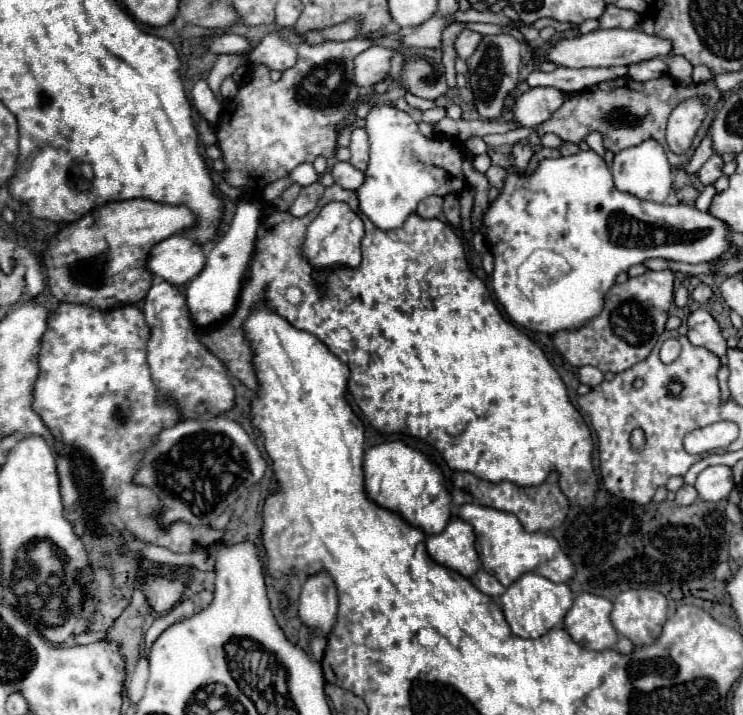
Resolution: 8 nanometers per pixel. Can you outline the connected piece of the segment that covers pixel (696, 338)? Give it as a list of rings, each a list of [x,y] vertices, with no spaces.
[[[698,308],[688,316],[688,340],[694,346],[702,346],[716,354],[718,358],[726,354],[726,340],[720,334],[718,322],[710,316],[708,310]]]

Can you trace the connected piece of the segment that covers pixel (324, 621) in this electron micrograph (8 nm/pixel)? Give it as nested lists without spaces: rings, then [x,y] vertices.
[[[328,572],[310,574],[302,586],[298,600],[300,620],[310,630],[328,636],[332,624],[336,622],[336,608],[338,608],[338,594],[332,576]]]

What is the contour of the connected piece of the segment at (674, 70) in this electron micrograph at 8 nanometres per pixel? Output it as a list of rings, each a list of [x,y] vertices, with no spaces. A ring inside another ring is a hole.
[[[670,56],[668,68],[670,68],[670,76],[676,78],[682,86],[694,84],[692,82],[692,64],[684,56]]]

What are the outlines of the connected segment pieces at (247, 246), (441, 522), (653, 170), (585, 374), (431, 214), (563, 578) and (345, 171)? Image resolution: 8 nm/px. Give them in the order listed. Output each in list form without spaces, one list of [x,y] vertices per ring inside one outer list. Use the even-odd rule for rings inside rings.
[[[242,200],[238,204],[236,216],[230,224],[230,230],[210,250],[204,270],[194,280],[188,282],[186,302],[188,302],[188,310],[190,310],[196,326],[208,328],[214,322],[220,322],[234,312],[236,298],[238,298],[238,292],[240,292],[240,282],[242,282],[244,270],[248,266],[250,254],[254,250],[254,240],[256,240],[260,216],[262,216],[262,206],[258,202]]]
[[[384,442],[364,454],[364,488],[372,502],[396,512],[402,520],[428,536],[440,534],[452,518],[450,494],[444,488],[442,472],[422,452],[404,442]]]
[[[644,140],[638,146],[618,152],[612,162],[612,178],[614,178],[614,186],[620,192],[628,192],[642,200],[666,202],[668,194],[672,192],[672,168],[666,160],[662,146],[656,144],[656,140]]]
[[[582,366],[578,370],[578,376],[580,376],[580,382],[588,384],[588,386],[598,386],[604,380],[604,374],[594,366]]]
[[[432,194],[432,196],[424,198],[424,200],[418,204],[416,212],[418,212],[420,216],[424,216],[424,218],[436,218],[436,216],[440,216],[440,212],[442,212],[442,202],[444,202],[442,196]]]
[[[478,504],[460,506],[456,516],[474,528],[478,540],[476,552],[486,558],[486,572],[492,574],[502,586],[512,584],[512,580],[524,572],[540,572],[540,576],[552,582],[568,582],[572,578],[572,560],[568,560],[562,552],[558,540],[544,532],[526,532],[516,516]]]
[[[336,162],[332,168],[332,176],[336,184],[346,190],[358,190],[364,184],[364,172],[354,168],[350,162]]]

